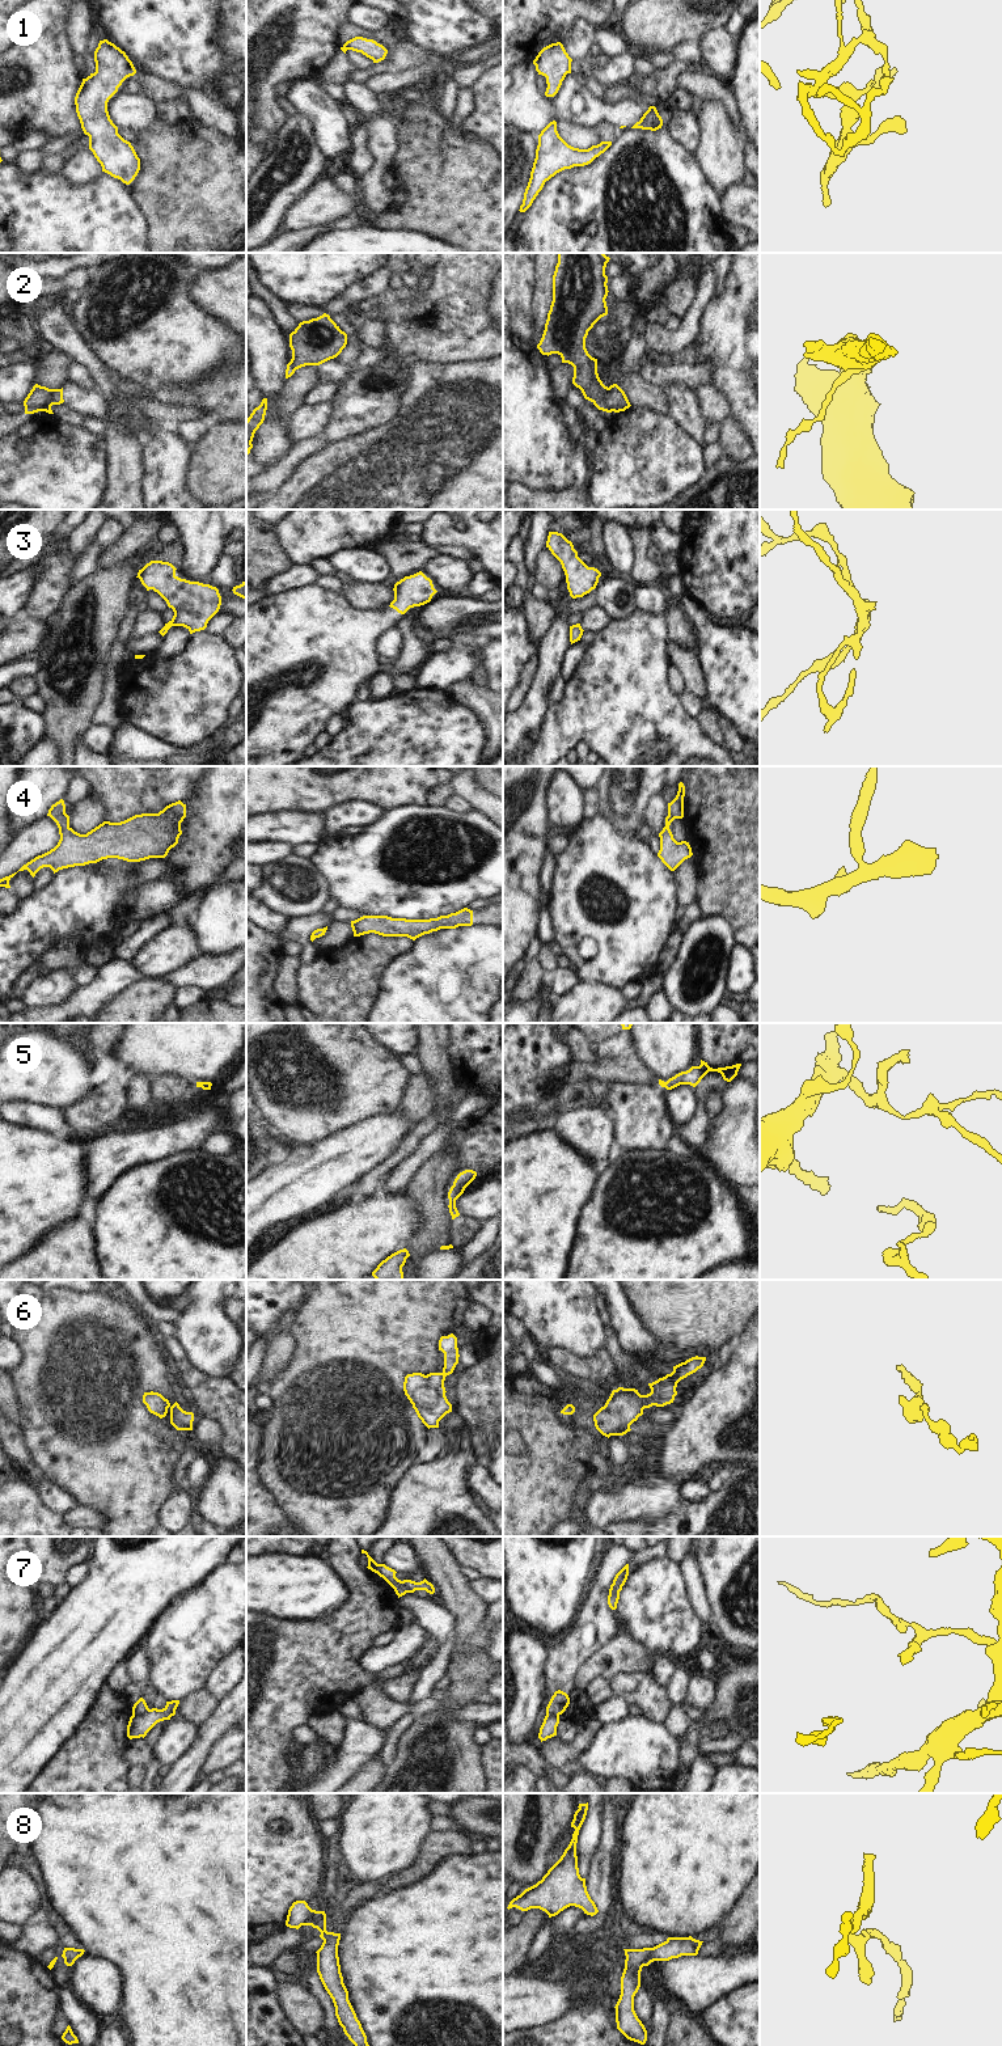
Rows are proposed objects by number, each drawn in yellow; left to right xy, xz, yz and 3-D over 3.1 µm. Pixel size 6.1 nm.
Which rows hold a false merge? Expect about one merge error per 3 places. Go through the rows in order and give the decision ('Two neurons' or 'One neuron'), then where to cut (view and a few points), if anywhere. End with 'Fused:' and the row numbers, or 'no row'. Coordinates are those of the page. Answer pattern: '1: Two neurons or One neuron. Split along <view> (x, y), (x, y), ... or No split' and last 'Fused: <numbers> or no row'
1: One neuron. No split
2: One neuron. No split
3: One neuron. No split
4: One neuron. No split
5: One neuron. No split
6: One neuron. No split
7: Two neurons. Split along xy (148, 1708), (132, 1715)
8: One neuron. No split
Fused: 7

